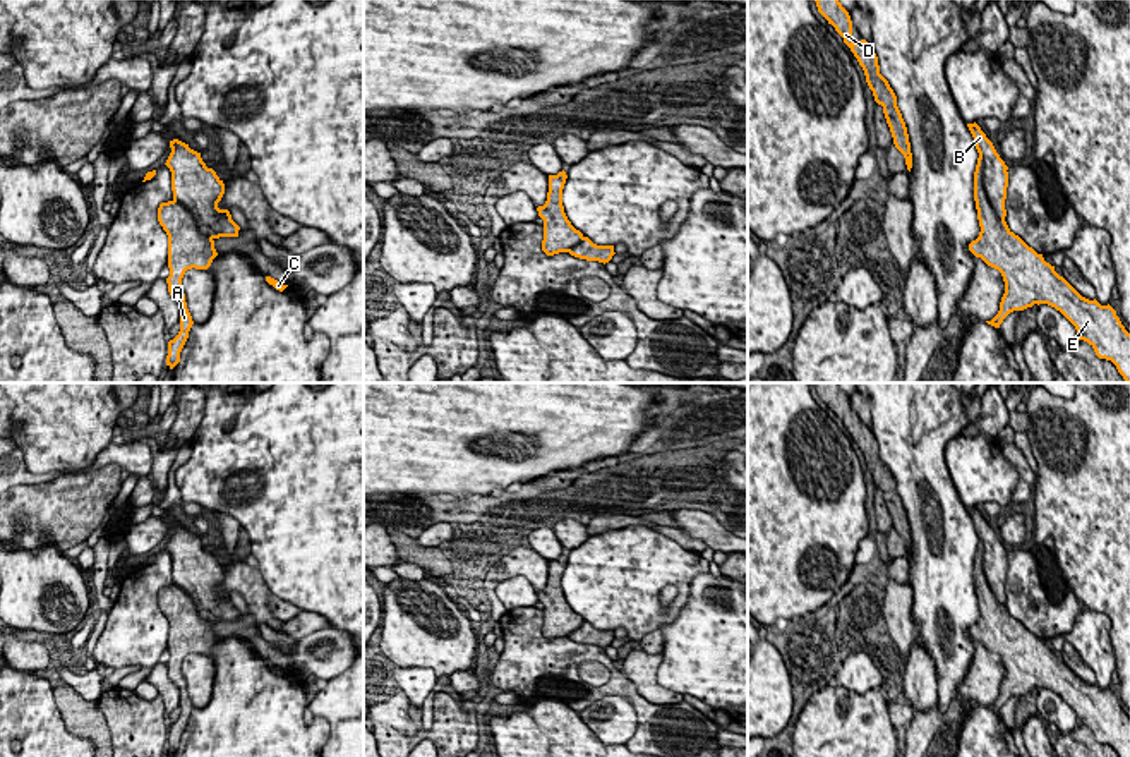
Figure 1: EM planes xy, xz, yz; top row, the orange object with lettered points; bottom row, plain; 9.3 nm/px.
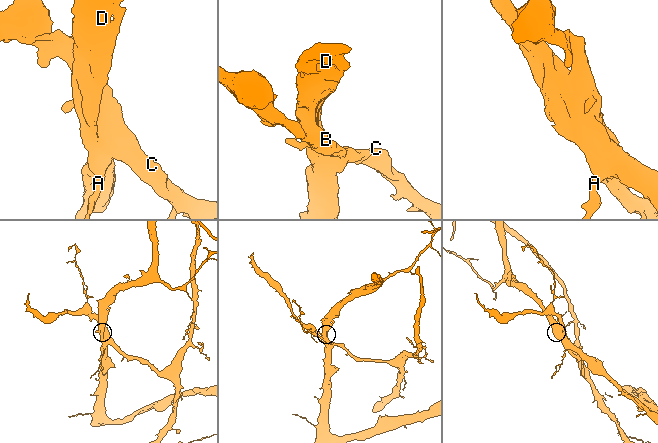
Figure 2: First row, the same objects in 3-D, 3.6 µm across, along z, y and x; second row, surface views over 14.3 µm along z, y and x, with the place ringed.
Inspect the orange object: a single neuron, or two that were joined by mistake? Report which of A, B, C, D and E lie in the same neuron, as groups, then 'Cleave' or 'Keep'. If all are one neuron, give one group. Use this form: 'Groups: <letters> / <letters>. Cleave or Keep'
Groups: A D E / B C. Cleave

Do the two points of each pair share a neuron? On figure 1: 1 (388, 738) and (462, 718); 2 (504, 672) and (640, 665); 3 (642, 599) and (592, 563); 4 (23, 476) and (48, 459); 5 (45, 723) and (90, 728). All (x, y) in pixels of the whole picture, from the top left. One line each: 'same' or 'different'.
1: same
2: different
3: same
4: different
5: different

